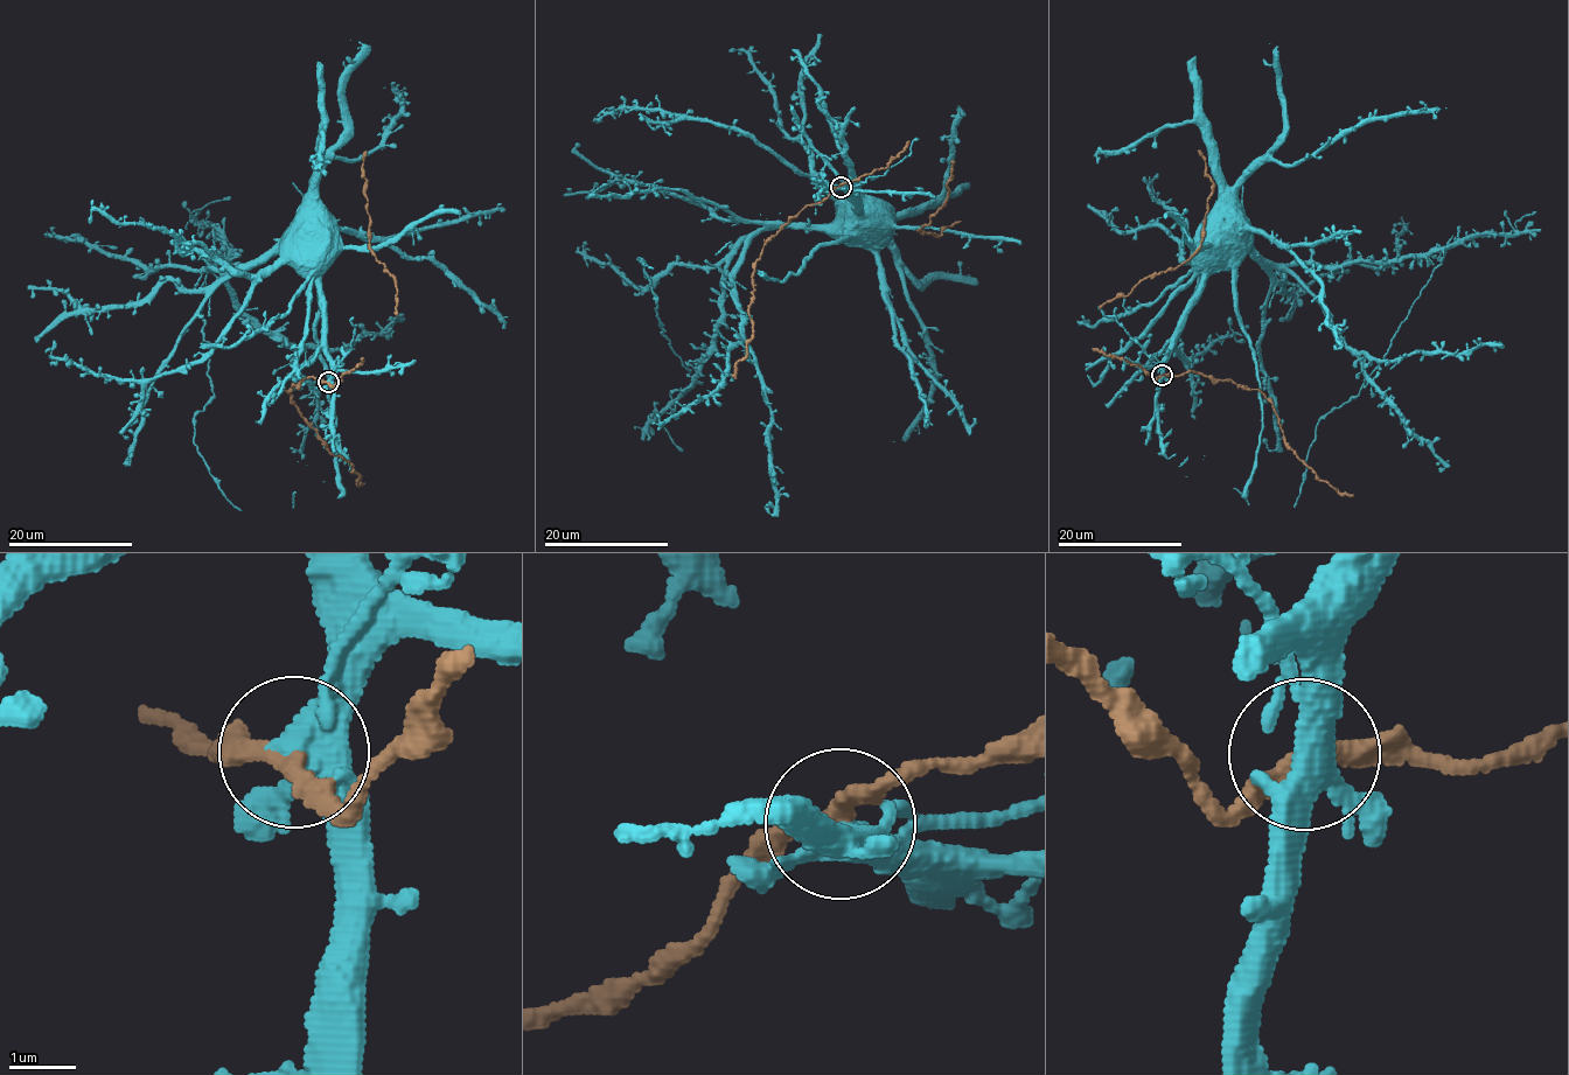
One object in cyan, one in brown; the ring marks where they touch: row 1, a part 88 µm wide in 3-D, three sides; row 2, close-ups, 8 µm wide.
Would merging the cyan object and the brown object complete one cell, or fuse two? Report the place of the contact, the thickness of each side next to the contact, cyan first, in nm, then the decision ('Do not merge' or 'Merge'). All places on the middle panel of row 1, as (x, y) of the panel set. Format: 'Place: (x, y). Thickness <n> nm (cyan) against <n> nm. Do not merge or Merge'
Place: (841, 187). Thickness 420 nm (cyan) against 220 nm. Do not merge

